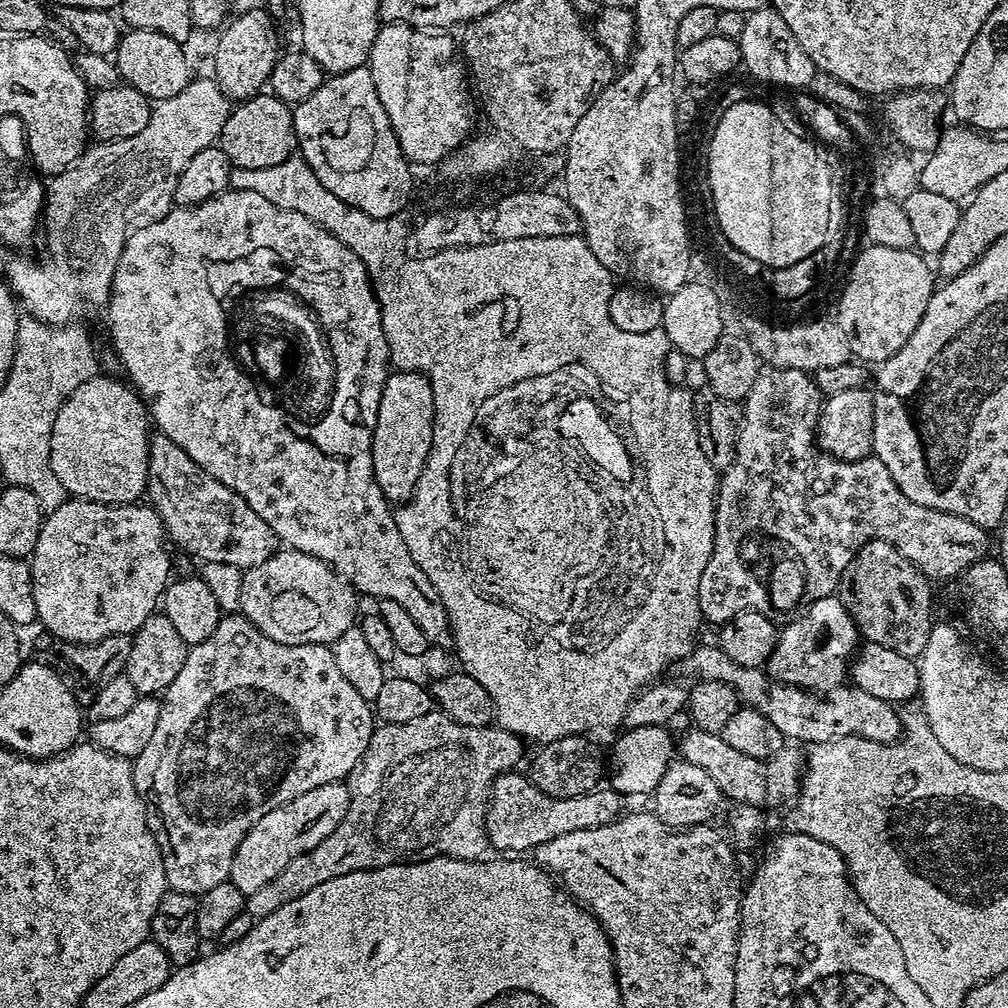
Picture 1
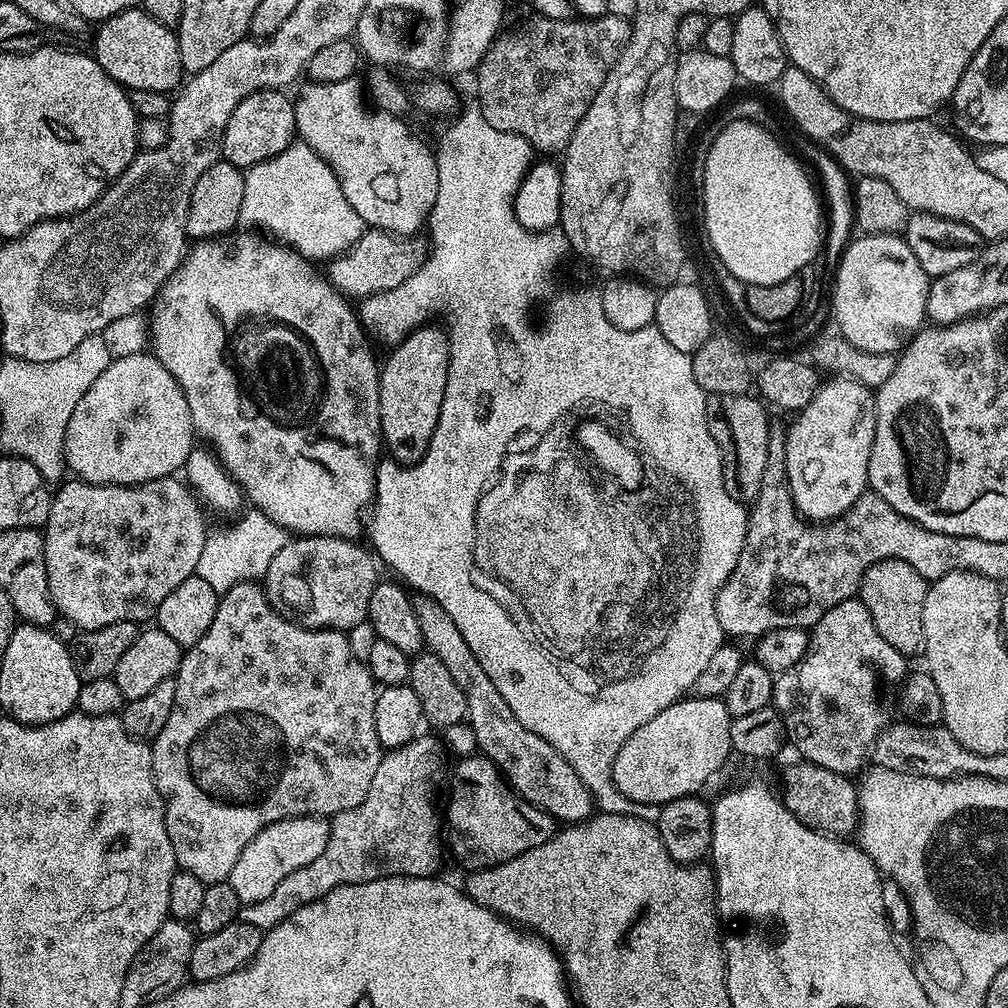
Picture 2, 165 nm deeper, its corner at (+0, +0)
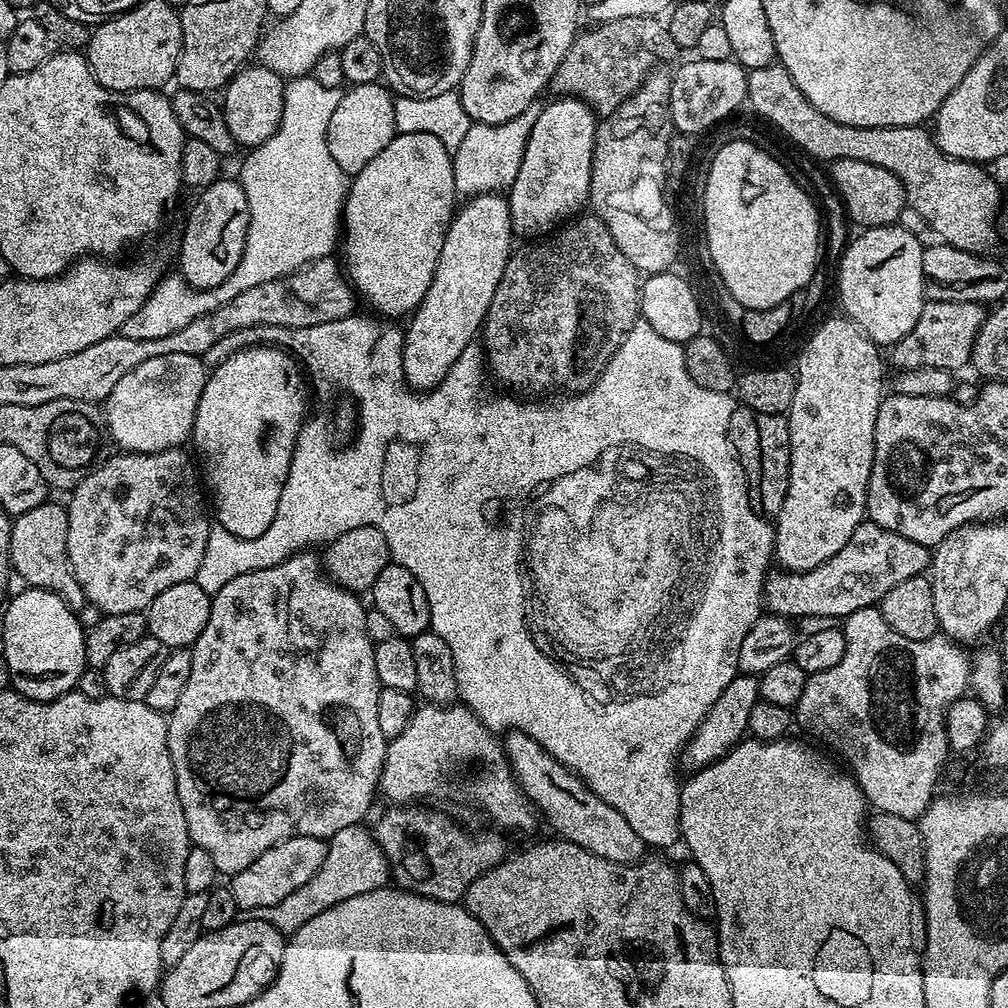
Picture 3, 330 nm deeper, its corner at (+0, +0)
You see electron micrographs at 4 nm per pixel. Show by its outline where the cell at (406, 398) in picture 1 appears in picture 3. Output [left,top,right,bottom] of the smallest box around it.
[402,193,514,394]

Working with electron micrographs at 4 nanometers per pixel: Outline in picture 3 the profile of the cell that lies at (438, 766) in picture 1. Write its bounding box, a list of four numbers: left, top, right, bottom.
[238,824,390,934]

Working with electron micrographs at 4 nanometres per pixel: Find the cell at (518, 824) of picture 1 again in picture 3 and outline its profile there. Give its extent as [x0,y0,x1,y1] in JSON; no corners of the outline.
[374,802,506,904]

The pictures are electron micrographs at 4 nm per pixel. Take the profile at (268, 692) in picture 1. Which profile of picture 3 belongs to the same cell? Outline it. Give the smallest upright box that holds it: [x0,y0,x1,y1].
[167,550,388,878]

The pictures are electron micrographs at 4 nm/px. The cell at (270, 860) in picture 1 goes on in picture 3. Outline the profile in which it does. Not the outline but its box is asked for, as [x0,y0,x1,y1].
[230,836,327,909]

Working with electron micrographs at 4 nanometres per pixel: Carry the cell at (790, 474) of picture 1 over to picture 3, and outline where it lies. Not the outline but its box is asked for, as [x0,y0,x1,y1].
[764,522,930,618]

